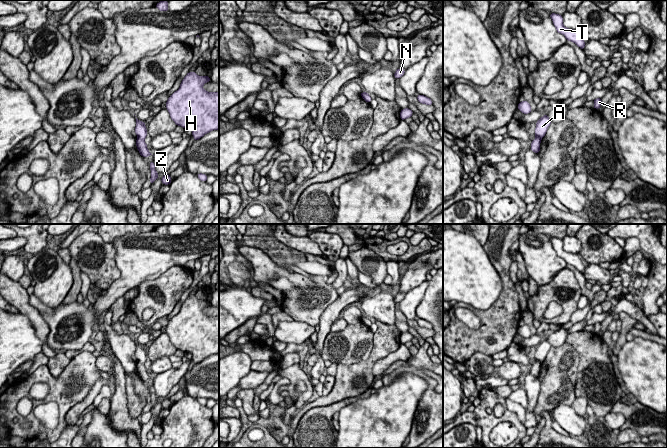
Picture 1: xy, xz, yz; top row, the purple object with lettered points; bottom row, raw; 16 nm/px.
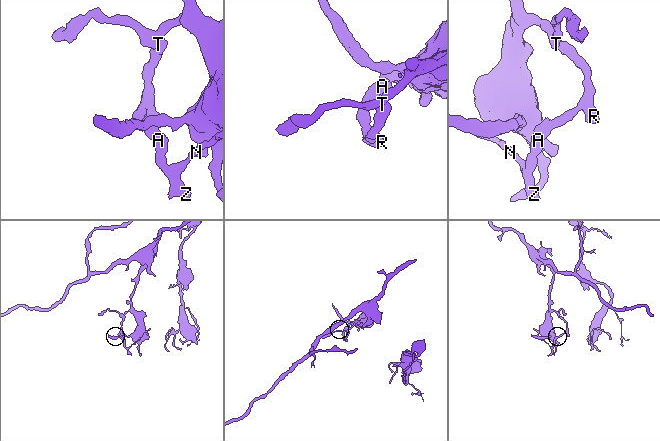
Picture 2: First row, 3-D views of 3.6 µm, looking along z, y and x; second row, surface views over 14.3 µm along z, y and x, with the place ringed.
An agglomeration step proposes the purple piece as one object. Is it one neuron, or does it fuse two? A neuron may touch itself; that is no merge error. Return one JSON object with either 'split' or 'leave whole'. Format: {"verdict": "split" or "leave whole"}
{"verdict": "split"}

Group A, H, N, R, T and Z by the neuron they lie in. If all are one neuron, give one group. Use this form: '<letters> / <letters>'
A H R T / N Z

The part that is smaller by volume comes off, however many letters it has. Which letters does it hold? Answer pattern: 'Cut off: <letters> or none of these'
Cut off: N, Z

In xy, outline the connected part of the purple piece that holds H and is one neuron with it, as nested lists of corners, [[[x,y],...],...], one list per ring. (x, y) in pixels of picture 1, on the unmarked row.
[[[188,296],[180,311],[166,326],[171,343],[177,350],[191,353],[194,364],[219,353],[219,316],[208,316],[203,309],[210,301]]]

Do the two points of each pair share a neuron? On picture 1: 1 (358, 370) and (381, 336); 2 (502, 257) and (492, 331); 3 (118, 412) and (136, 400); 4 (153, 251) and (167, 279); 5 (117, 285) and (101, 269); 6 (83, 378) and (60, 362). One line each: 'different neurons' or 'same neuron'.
1: same neuron
2: same neuron
3: different neurons
4: different neurons
5: different neurons
6: different neurons

